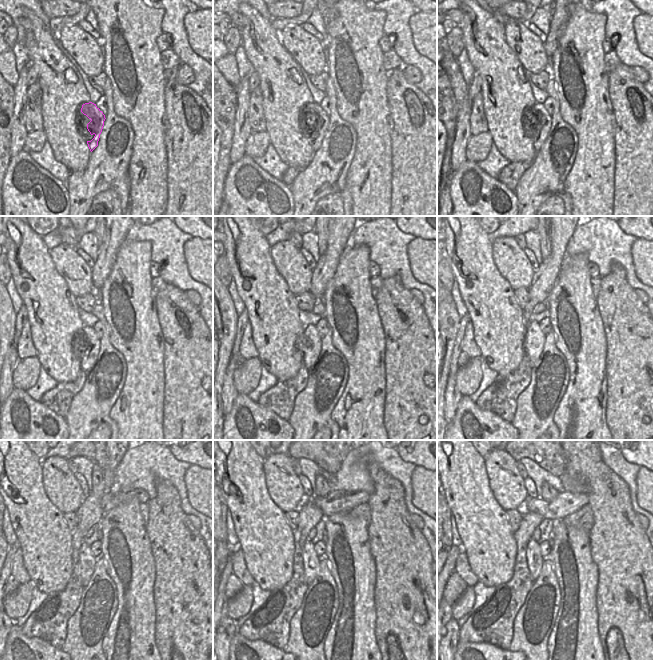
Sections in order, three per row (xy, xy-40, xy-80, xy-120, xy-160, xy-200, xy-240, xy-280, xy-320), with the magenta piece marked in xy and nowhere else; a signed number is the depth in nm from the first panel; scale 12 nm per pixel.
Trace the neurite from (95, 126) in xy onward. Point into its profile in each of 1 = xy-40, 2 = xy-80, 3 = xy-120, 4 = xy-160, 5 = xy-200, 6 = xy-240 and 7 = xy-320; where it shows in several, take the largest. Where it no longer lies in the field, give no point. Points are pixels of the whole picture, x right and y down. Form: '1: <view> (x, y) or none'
1: xy-40 (320, 119)
2: xy-80 (538, 132)
3: xy-120 (89, 354)
4: xy-160 (311, 354)
5: xy-200 (534, 340)
6: xy-240 (87, 561)
7: xy-320 (534, 559)

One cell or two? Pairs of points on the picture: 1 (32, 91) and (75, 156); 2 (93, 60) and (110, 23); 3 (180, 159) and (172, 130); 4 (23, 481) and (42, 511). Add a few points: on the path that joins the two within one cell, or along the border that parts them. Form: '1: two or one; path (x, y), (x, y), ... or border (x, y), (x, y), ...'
1: two; border (37, 82), (41, 90), (43, 128)
2: two; border (100, 43), (103, 49), (103, 66)
3: one; path (180, 152), (178, 137)
4: one; path (23, 488), (23, 492), (35, 504)

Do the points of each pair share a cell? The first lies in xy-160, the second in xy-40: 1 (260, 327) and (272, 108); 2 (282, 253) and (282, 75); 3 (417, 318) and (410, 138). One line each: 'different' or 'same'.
1: same
2: different
3: same

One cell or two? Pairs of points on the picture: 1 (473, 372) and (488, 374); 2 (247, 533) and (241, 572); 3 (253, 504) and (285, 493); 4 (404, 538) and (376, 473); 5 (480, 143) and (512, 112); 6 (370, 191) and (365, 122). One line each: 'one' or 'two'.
1: two
2: two
3: two
4: one
5: two
6: one

